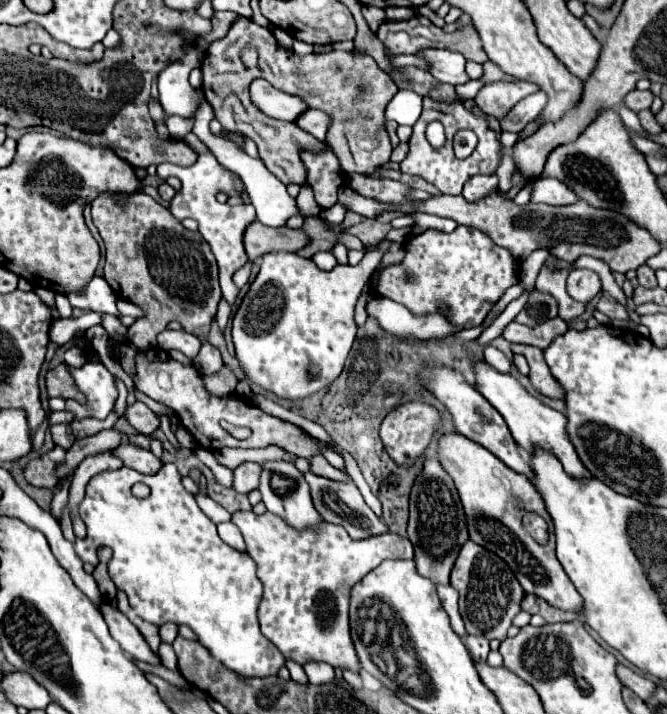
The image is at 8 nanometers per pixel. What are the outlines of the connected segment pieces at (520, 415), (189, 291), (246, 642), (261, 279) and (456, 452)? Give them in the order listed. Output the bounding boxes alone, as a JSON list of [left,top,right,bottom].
[[473,360,591,478],[91,194,223,374],[57,464,285,676],[233,242,391,398],[437,432,581,612]]

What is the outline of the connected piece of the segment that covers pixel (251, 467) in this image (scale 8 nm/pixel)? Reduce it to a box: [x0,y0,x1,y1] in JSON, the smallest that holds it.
[233,462,261,494]

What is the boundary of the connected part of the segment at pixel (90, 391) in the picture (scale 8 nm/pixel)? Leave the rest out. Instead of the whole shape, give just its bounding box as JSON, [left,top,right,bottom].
[67,362,117,418]

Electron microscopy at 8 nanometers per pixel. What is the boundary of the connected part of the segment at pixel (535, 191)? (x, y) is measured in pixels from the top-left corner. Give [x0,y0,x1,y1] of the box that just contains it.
[528,178,579,206]

